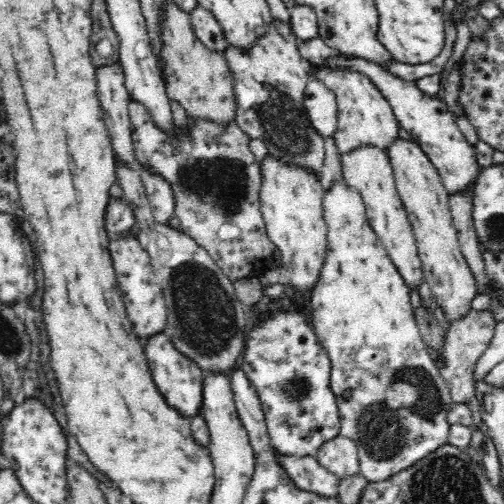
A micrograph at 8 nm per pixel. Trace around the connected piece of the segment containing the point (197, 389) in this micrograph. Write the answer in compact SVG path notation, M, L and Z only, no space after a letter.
M160 332L160 334L156 334L156 336L152 336L148 340L148 344L146 344L146 360L148 360L148 366L152 370L154 384L158 386L164 400L168 400L168 404L172 404L182 416L187 416L190 419L192 416L196 416L198 412L201 412L205 376L195 362L184 356L172 344L172 341L168 340L164 332Z

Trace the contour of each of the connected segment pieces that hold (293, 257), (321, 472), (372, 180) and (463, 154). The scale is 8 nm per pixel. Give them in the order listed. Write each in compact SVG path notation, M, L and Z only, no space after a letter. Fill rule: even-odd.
M266 154L260 164L262 175L259 201L265 229L281 254L281 264L258 275L262 286L290 284L300 292L310 292L320 278L327 252L327 224L323 217L325 189L316 172L287 164L278 156Z
M274 449L276 461L284 467L288 477L300 490L315 492L320 496L337 498L339 477L326 470L314 456L288 456Z
M360 146L352 152L341 153L340 166L342 180L349 187L360 192L368 223L378 235L390 260L403 276L411 290L422 284L423 268L417 253L415 236L408 220L408 213L395 186L394 173L388 155L375 146Z
M341 54L336 58L326 60L323 63L322 71L324 69L340 69L340 71L352 69L352 71L362 72L362 75L366 75L378 87L382 97L390 103L399 126L410 133L411 138L416 141L436 167L449 195L464 192L466 188L473 188L481 170L476 161L475 147L466 141L466 137L456 124L455 115L450 112L444 101L432 99L431 95L425 94L420 88L417 88L414 81L402 80L381 65L362 58Z

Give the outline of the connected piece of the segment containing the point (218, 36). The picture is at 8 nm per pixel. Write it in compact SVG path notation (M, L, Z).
M198 3L190 15L193 31L202 44L212 51L224 52L228 48L222 27L212 12Z

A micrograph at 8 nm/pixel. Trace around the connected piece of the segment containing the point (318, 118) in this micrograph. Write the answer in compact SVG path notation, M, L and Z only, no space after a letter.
M311 77L304 90L303 103L314 130L324 139L332 137L337 130L337 102L334 92L321 80Z

